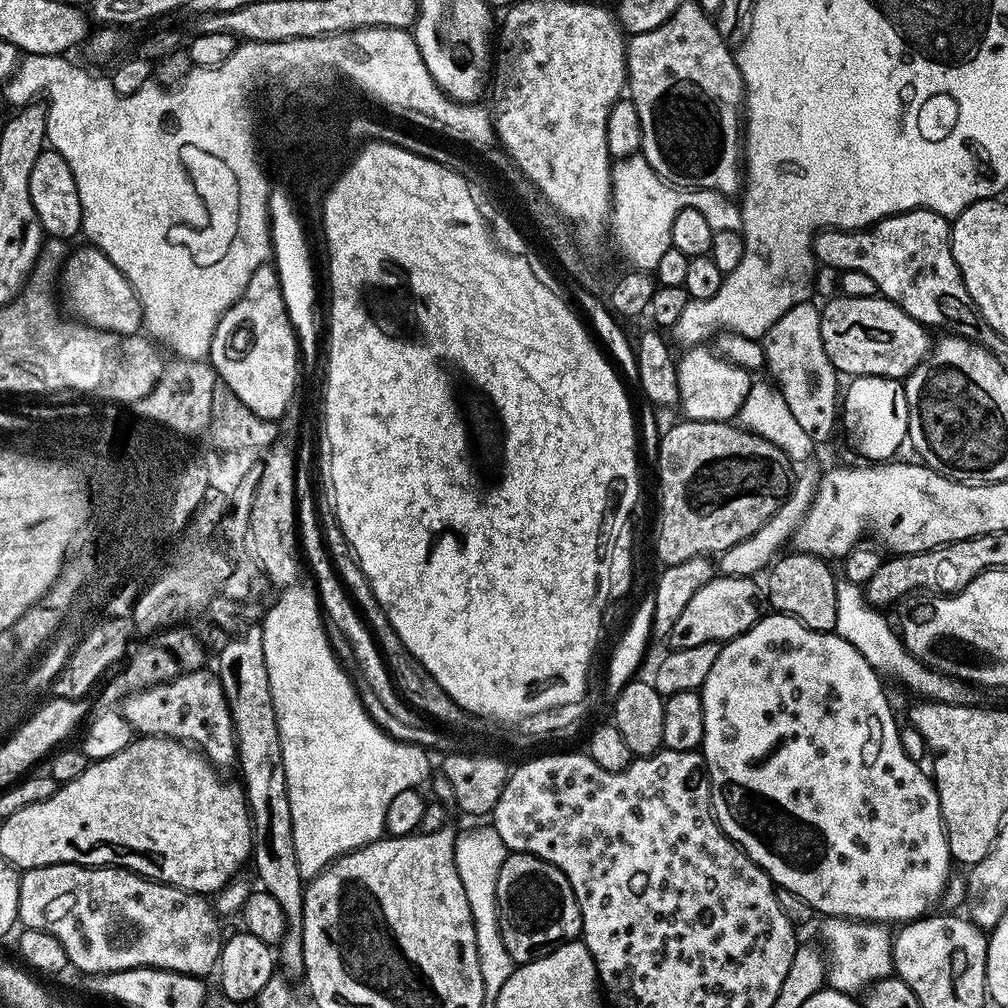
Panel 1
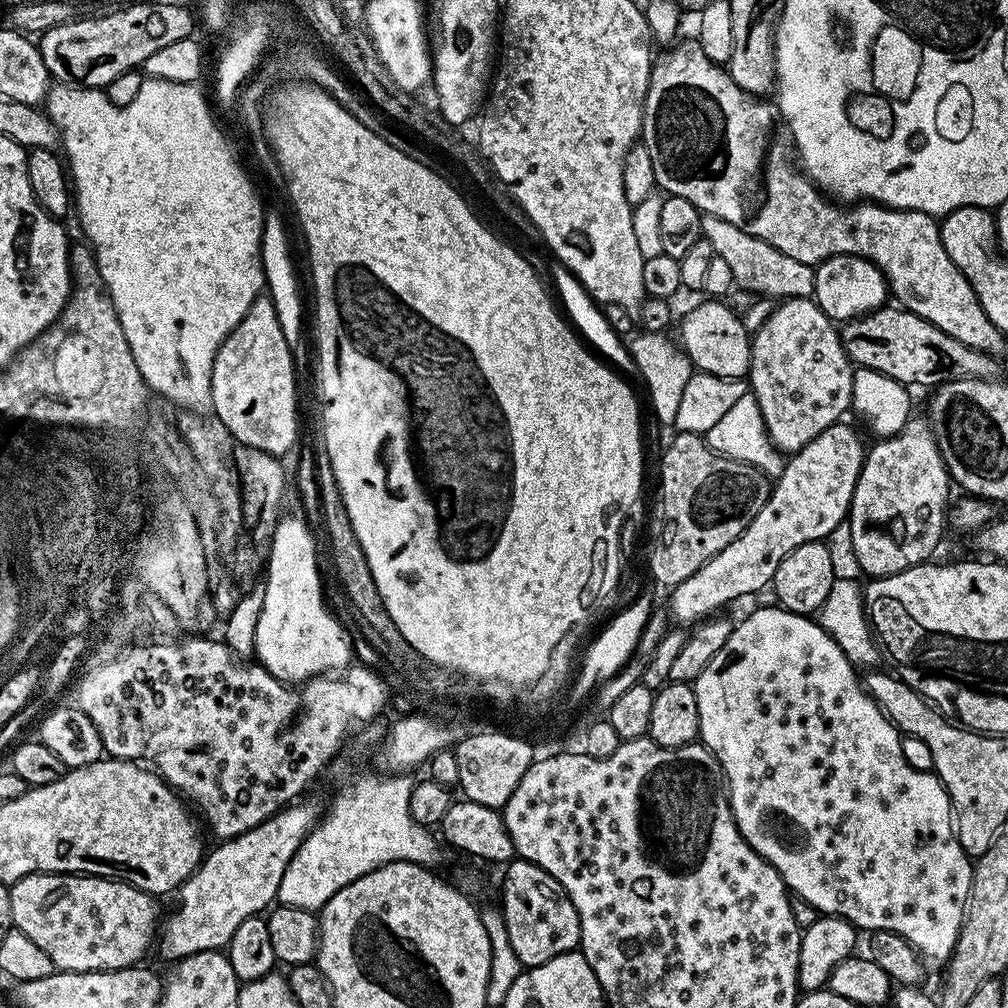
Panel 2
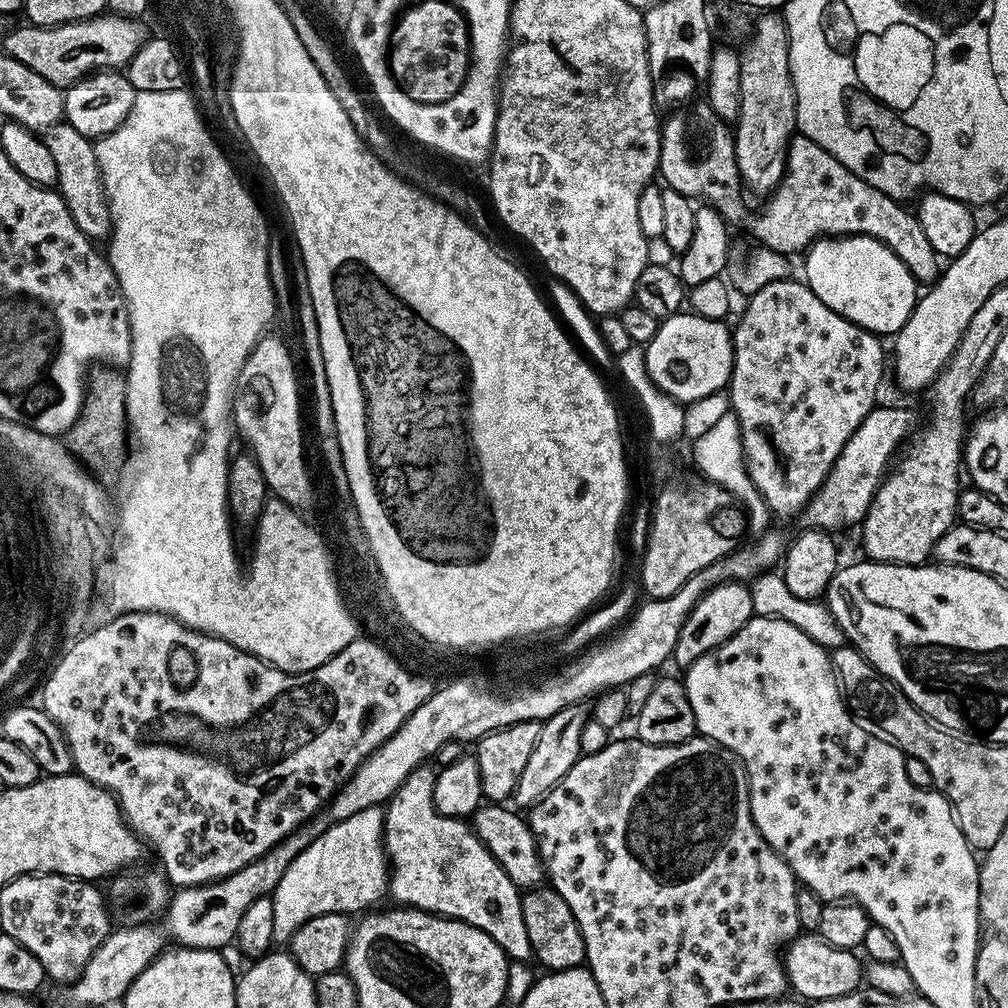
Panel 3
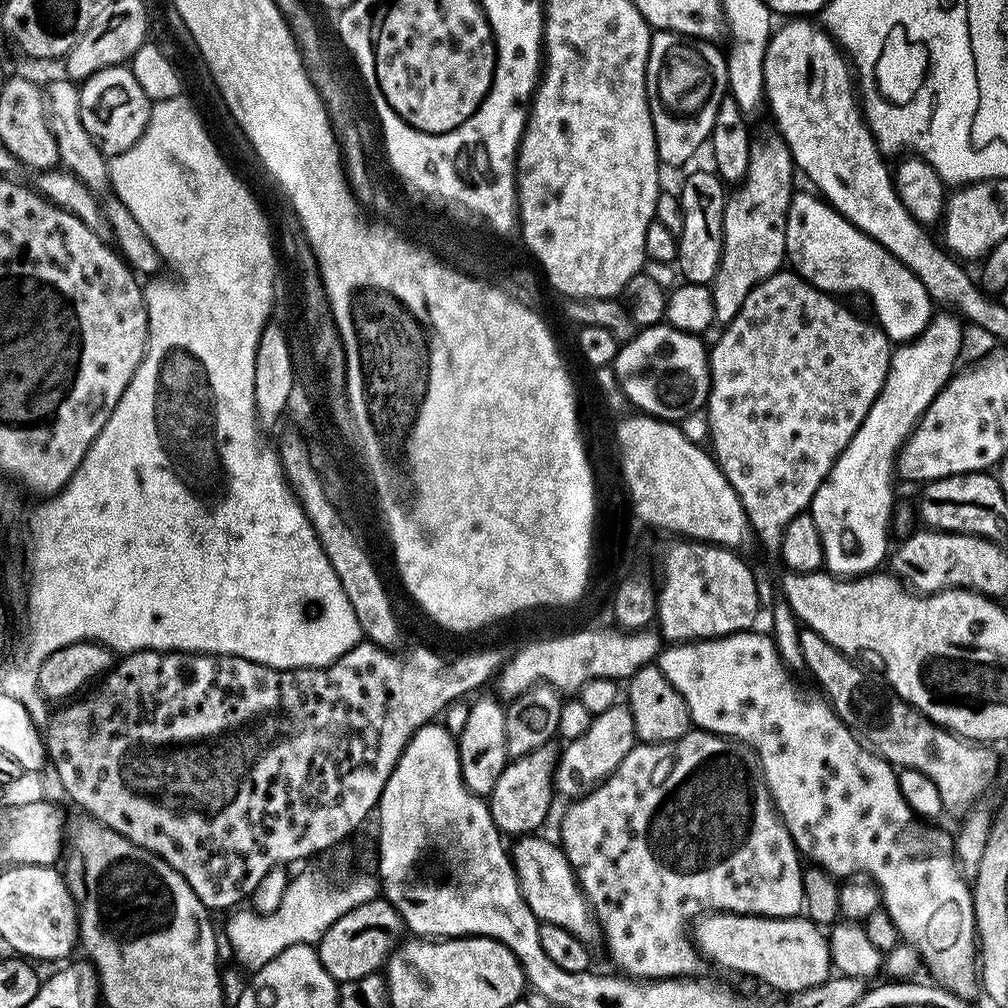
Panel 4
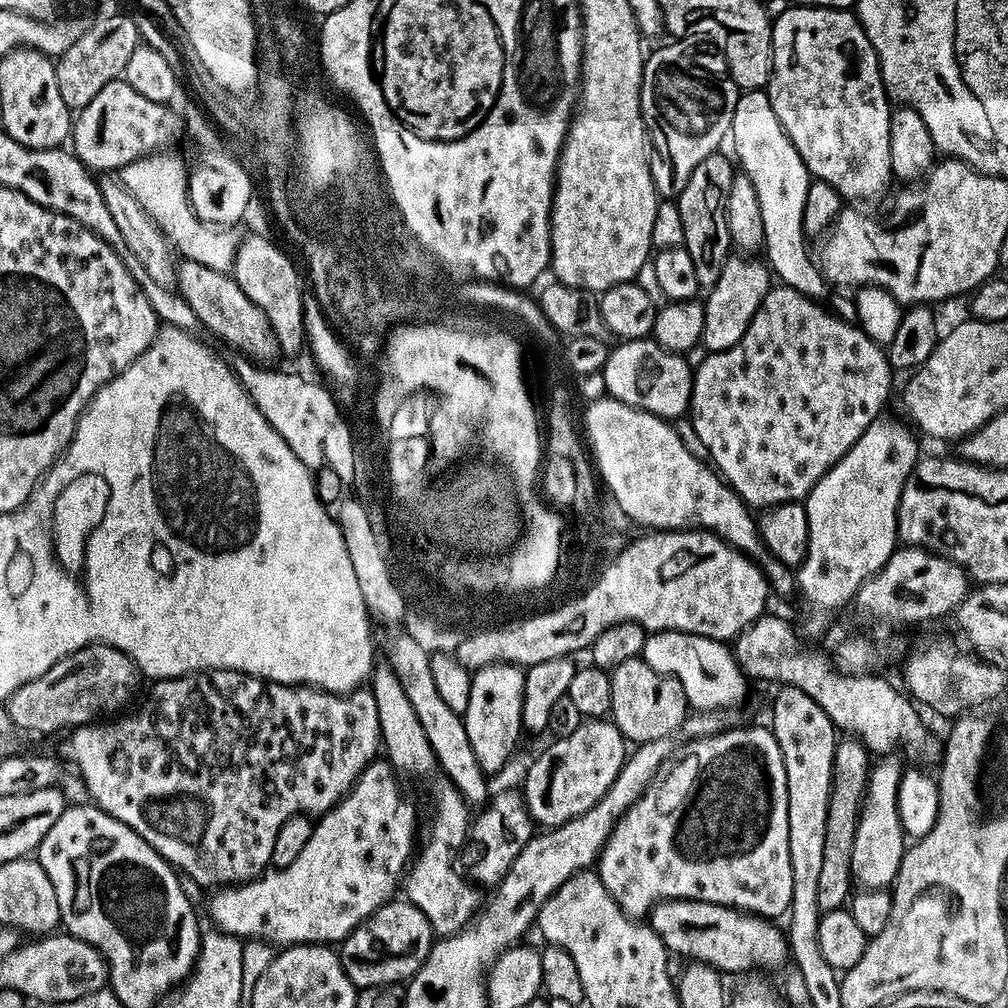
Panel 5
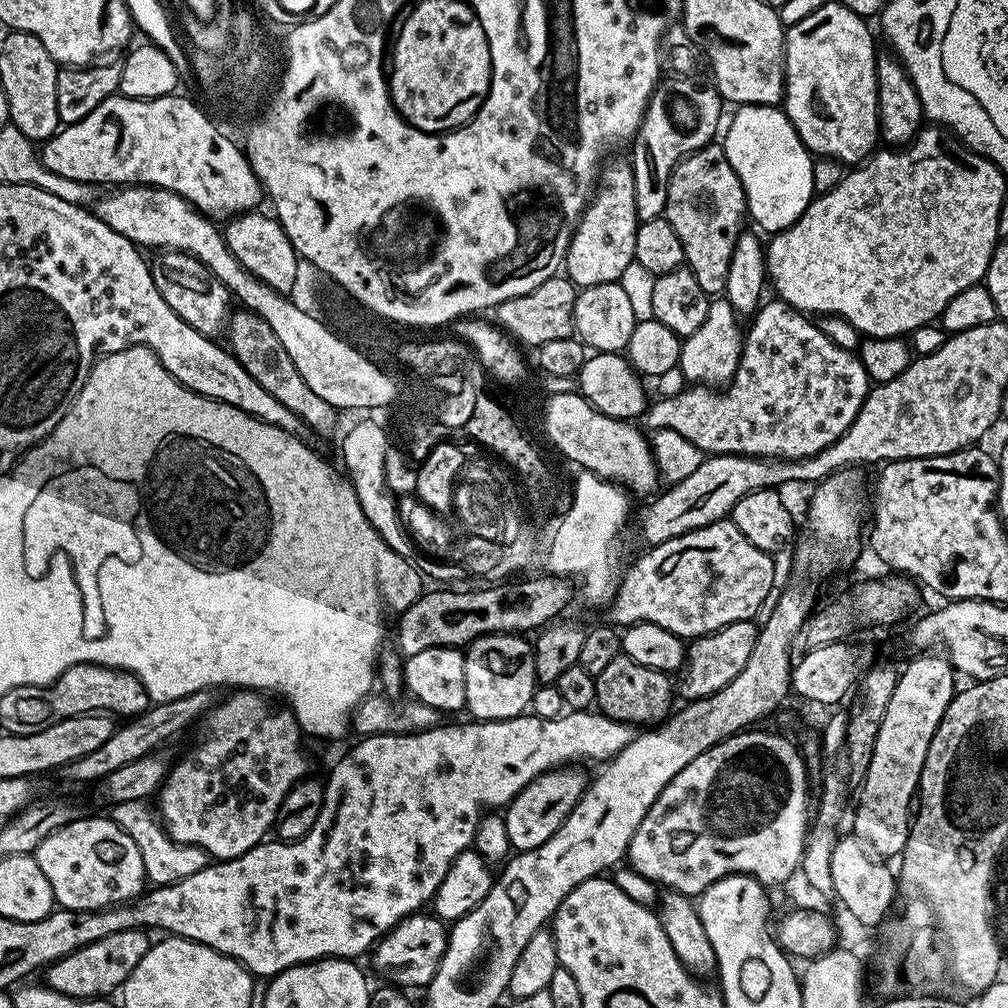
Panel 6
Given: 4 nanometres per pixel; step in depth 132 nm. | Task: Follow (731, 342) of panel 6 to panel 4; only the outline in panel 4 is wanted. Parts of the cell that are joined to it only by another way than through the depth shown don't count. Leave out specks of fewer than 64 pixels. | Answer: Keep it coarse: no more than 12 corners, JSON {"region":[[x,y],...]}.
{"region":[[757,135],[724,202],[710,285],[716,324],[781,271],[794,165],[784,137]]}

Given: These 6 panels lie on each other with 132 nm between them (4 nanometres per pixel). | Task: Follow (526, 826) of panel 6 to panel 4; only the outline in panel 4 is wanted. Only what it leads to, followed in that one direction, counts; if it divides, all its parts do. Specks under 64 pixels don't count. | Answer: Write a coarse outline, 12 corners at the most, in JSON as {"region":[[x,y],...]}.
{"region":[[627,703],[563,745],[555,791],[591,792],[637,743]]}

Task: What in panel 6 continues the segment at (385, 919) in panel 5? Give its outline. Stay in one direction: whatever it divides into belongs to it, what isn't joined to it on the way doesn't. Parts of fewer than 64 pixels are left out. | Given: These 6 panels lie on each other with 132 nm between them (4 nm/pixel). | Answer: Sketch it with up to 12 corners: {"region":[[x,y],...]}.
{"region":[[405,916],[371,949],[377,974],[423,989],[448,949],[445,921]]}

